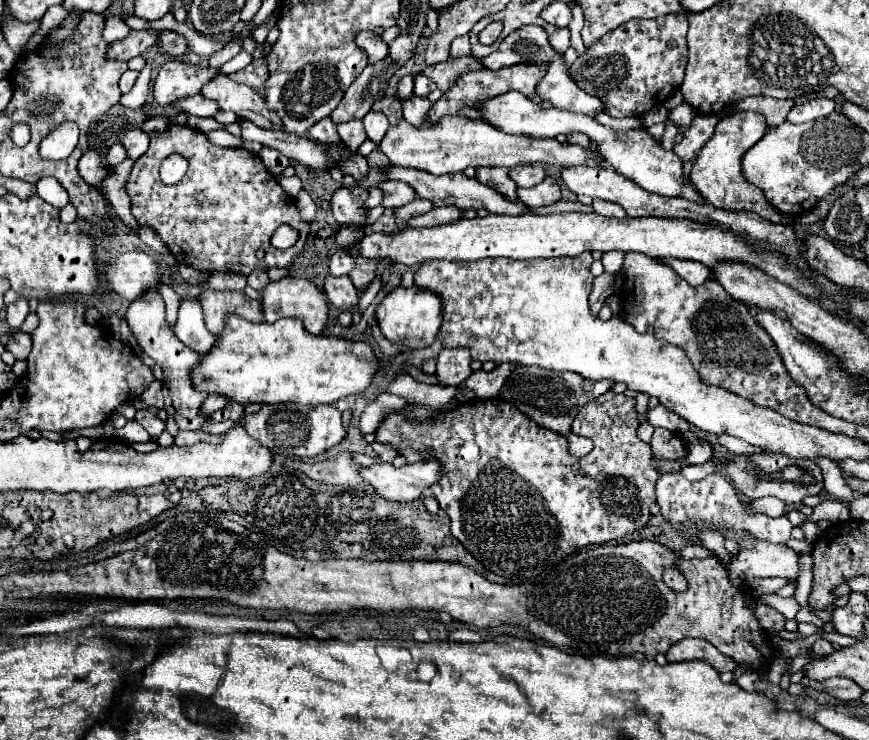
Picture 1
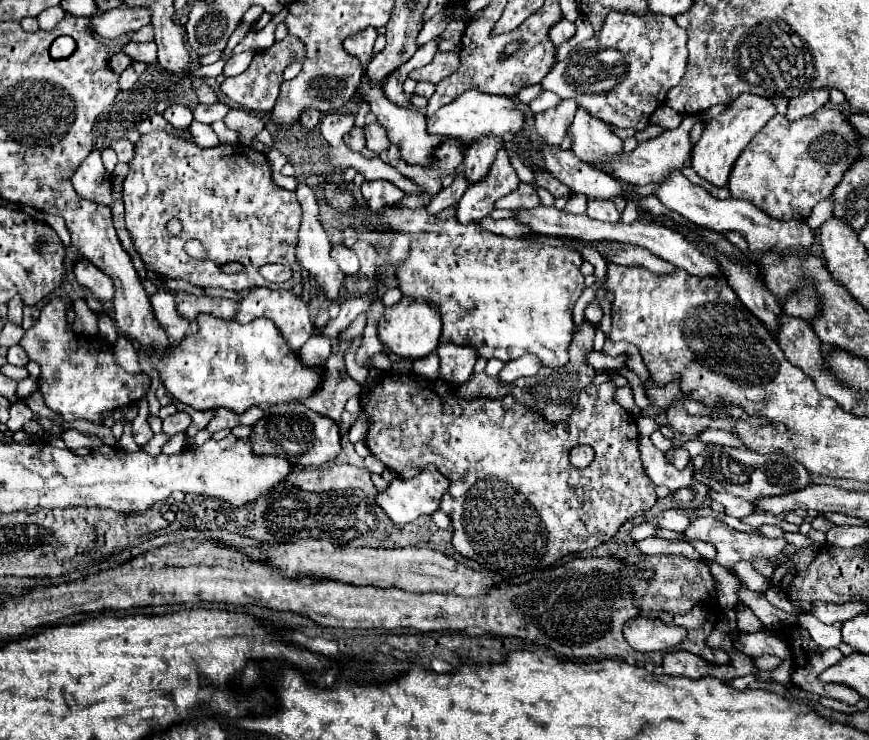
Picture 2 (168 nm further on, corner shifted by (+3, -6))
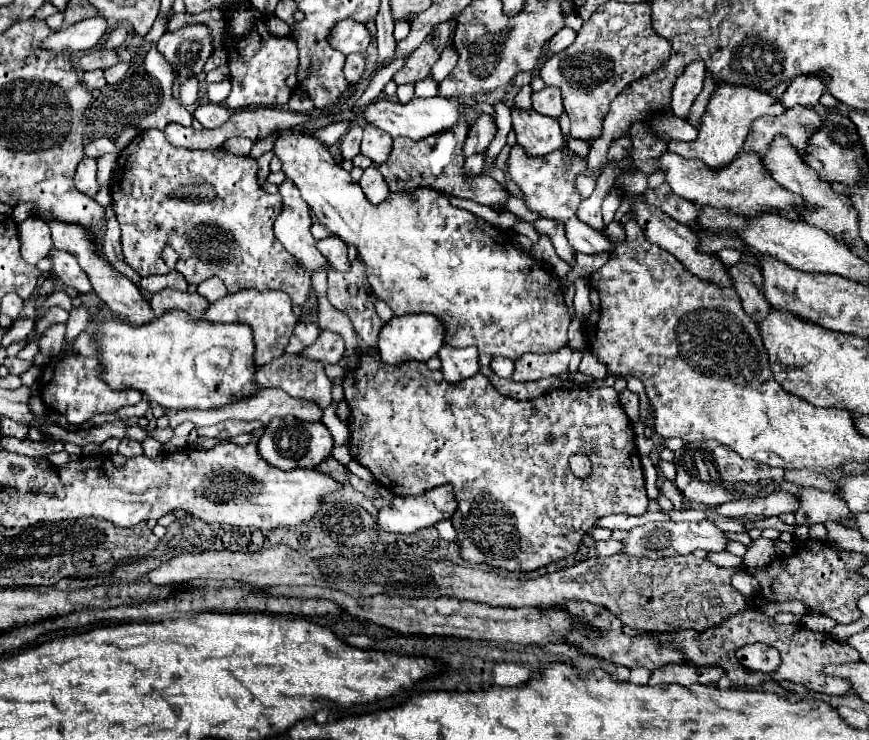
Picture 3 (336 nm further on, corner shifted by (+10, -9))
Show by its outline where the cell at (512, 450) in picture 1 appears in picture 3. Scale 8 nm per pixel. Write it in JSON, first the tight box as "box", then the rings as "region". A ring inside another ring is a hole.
{"box":[344,354,650,572],"region":[[[364,354],[362,364],[344,376],[344,384],[352,386],[352,394],[346,396],[346,402],[352,408],[350,422],[348,422],[348,428],[350,428],[348,448],[350,448],[350,454],[354,456],[354,460],[358,460],[362,466],[366,466],[374,474],[376,482],[380,482],[384,488],[388,488],[388,492],[398,494],[398,496],[412,496],[412,494],[420,494],[432,486],[452,484],[454,498],[458,502],[458,508],[452,516],[452,522],[454,522],[454,528],[458,534],[462,560],[488,564],[492,568],[510,570],[510,572],[538,570],[550,562],[558,562],[558,560],[574,554],[580,548],[582,538],[598,524],[600,518],[616,514],[616,512],[644,514],[648,510],[650,500],[648,500],[646,488],[644,488],[644,472],[642,472],[640,456],[638,456],[638,450],[634,444],[634,430],[632,430],[632,424],[630,424],[626,412],[622,410],[622,404],[618,400],[618,392],[614,388],[602,386],[602,388],[592,388],[592,390],[584,390],[584,388],[580,388],[580,390],[554,390],[554,392],[540,396],[536,400],[514,400],[514,398],[498,394],[496,388],[490,384],[490,380],[482,374],[472,376],[470,380],[462,380],[458,384],[450,384],[450,382],[442,380],[442,372],[432,372],[426,368],[426,364],[406,362],[400,366],[390,366],[390,364],[384,364],[380,360],[374,360],[370,354]],[[572,454],[588,454],[588,458],[592,460],[592,476],[590,478],[580,480],[570,472],[568,458]]]}

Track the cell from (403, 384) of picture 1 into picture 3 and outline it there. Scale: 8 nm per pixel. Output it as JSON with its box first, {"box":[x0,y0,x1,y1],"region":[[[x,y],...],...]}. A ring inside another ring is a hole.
{"box":[514,344,572,380],"region":[[[570,344],[550,352],[550,354],[522,354],[514,362],[514,380],[538,380],[548,378],[552,374],[568,372],[568,364],[572,358]]]}

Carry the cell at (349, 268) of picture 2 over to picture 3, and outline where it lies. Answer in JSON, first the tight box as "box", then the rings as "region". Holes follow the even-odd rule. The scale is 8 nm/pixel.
{"box":[318,236,350,272],"region":[[[330,236],[326,240],[320,240],[318,250],[326,256],[326,260],[330,260],[332,268],[336,268],[340,272],[350,270],[350,260],[346,256],[346,244],[338,236]]]}

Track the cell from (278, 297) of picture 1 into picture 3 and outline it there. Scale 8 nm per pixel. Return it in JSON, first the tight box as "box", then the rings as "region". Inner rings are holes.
{"box":[206,290,298,366],"region":[[[240,290],[234,294],[226,294],[222,300],[212,302],[206,310],[206,320],[210,322],[244,322],[254,328],[254,342],[256,342],[256,360],[258,366],[264,366],[272,362],[274,358],[284,354],[284,348],[298,324],[298,318],[292,312],[292,302],[286,296],[286,292],[280,290],[266,290],[266,292],[254,292],[254,290]]]}

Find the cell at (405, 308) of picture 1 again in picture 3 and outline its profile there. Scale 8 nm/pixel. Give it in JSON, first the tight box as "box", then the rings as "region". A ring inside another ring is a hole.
{"box":[378,314,444,364],"region":[[[404,314],[394,316],[390,322],[386,322],[378,334],[378,350],[380,358],[386,364],[402,364],[406,360],[418,360],[424,362],[438,354],[438,348],[444,342],[444,328],[442,322],[436,320],[432,314]]]}

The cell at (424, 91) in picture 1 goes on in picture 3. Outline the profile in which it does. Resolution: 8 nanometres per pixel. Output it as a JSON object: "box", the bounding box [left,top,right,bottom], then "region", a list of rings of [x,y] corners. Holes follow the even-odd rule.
{"box":[416,78,438,98],"region":[[[426,78],[426,80],[416,84],[416,96],[418,98],[430,98],[436,94],[438,94],[438,84],[432,78]]]}

